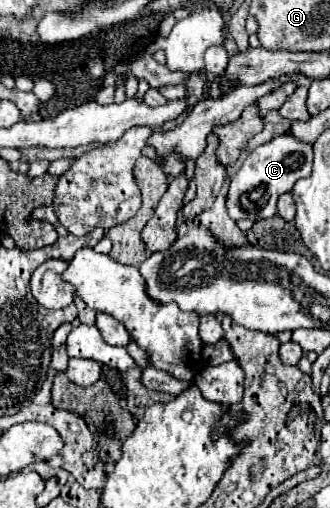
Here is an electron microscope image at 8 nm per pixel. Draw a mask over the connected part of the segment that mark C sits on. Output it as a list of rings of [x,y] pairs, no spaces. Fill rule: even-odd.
[[[289,132],[273,138],[267,144],[257,146],[247,156],[241,170],[231,178],[229,196],[227,196],[229,216],[233,220],[249,218],[253,222],[275,216],[277,214],[277,198],[285,192],[291,192],[299,178],[307,178],[311,174],[311,164],[313,164],[313,146],[297,140]]]

